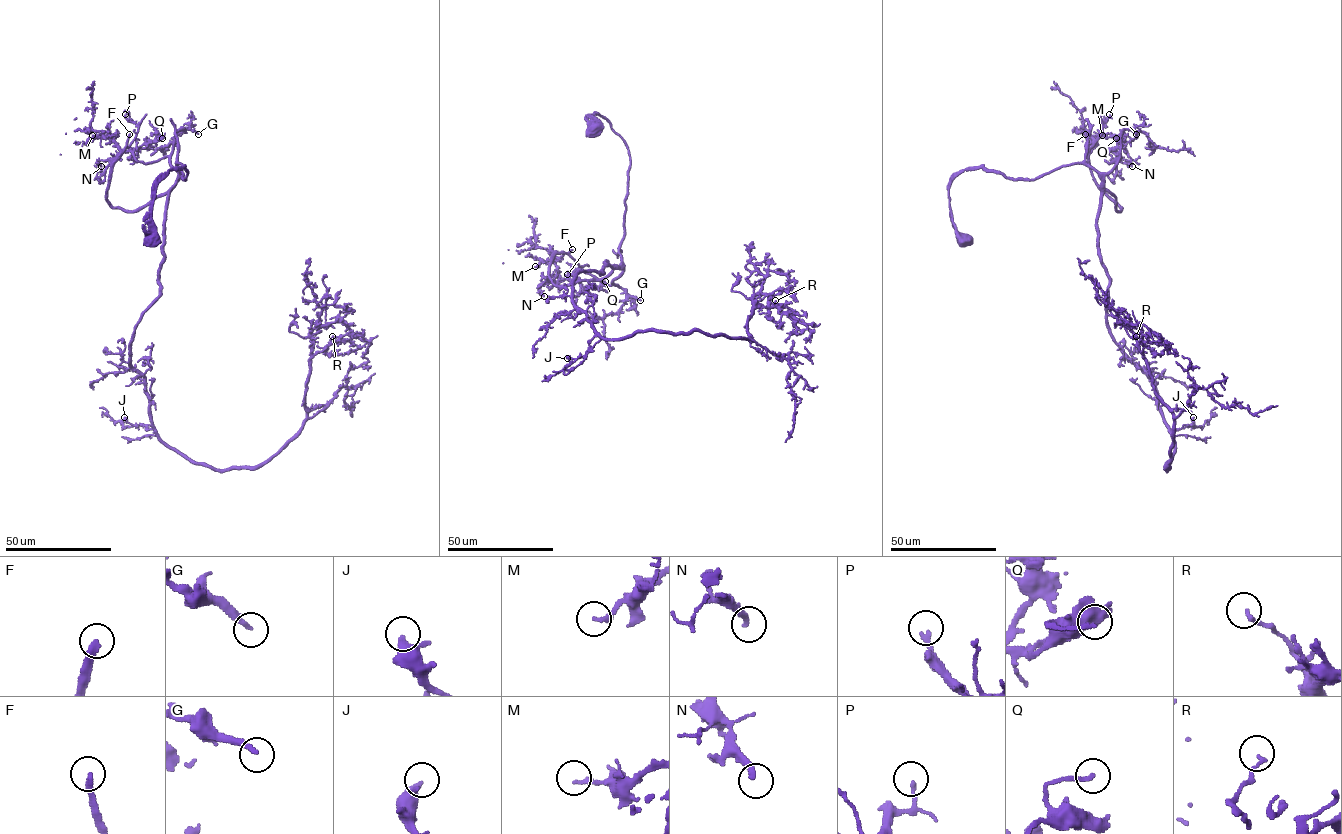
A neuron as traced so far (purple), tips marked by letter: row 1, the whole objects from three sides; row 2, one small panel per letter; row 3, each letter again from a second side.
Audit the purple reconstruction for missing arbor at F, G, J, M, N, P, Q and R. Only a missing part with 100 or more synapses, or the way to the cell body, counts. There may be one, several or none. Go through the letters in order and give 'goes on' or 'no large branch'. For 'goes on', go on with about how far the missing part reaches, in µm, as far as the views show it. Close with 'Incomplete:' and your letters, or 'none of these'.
F: goes on | 30 µm
G: goes on | 40 µm
J: no large branch
M: no large branch
N: no large branch
P: no large branch
Q: no large branch
R: no large branch
Incomplete: F, G

